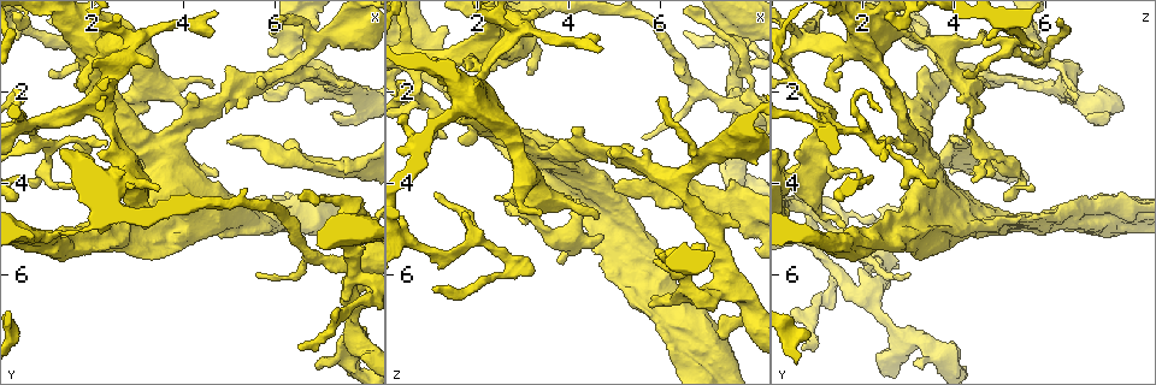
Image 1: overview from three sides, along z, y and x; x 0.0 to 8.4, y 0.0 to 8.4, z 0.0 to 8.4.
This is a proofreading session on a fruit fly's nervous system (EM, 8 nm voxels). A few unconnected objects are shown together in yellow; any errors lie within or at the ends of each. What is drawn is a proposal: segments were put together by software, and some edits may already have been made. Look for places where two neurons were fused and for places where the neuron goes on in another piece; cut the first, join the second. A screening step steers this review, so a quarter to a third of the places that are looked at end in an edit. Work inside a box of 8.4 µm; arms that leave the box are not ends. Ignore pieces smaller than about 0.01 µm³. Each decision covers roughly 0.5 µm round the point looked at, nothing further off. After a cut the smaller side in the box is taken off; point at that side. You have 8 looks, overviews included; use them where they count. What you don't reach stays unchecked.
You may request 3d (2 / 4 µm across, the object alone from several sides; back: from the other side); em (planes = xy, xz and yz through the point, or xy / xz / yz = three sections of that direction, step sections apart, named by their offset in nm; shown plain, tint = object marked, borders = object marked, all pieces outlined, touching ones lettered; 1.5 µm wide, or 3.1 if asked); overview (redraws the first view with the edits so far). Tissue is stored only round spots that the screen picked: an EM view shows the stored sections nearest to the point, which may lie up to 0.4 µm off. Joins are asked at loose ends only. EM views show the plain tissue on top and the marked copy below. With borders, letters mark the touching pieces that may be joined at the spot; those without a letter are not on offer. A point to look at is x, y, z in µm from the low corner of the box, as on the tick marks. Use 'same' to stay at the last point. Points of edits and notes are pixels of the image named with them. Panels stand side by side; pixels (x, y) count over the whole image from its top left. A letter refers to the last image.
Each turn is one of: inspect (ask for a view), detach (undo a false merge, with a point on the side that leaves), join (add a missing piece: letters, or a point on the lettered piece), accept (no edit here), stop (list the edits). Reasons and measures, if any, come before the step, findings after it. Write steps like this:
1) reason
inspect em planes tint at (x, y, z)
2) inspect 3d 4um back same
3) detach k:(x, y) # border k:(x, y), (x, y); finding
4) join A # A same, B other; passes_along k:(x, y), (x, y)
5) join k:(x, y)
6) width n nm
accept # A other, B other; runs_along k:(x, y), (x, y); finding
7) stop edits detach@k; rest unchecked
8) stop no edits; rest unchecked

an open end
inspect 3d 4um at (5.55, 6.00, 3.00)

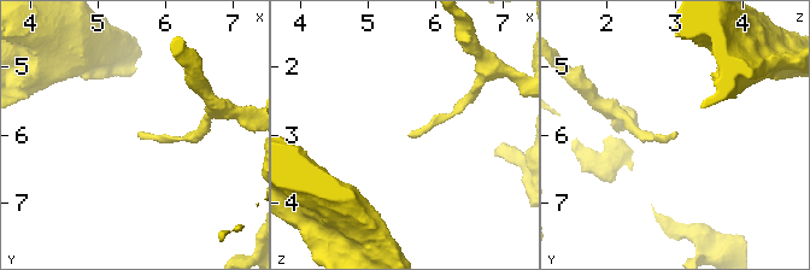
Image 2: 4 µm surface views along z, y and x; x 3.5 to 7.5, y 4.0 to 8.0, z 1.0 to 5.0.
shape alone is not enough
inspect em planes borders at (5.60, 6.00, 3.00)

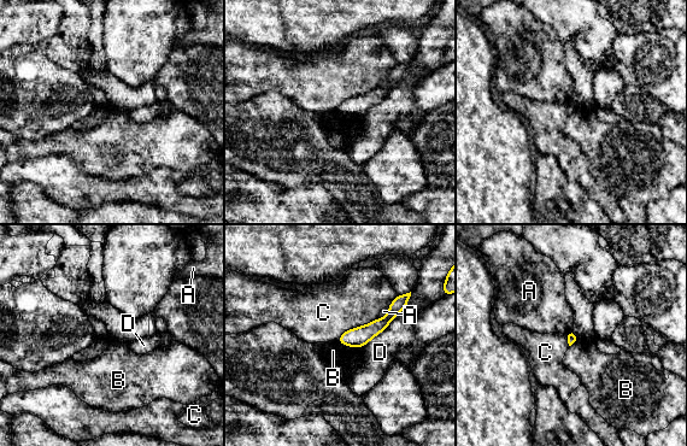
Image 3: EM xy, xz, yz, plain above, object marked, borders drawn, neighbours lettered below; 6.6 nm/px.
accept # A other, B other, C other, D other; no lettered piece goes on from it

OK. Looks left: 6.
inspect 3d 4um at (7.90, 6.10, 1.45)

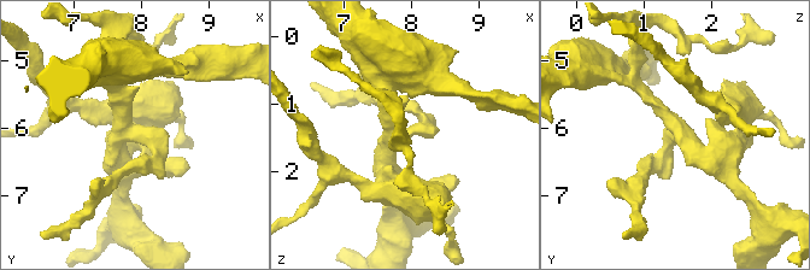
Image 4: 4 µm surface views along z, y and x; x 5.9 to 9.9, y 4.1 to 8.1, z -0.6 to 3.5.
arms 3; arm_widths 170, 220, 260 nm
inspect em planes borders at (7.95, 6.10, 1.40)

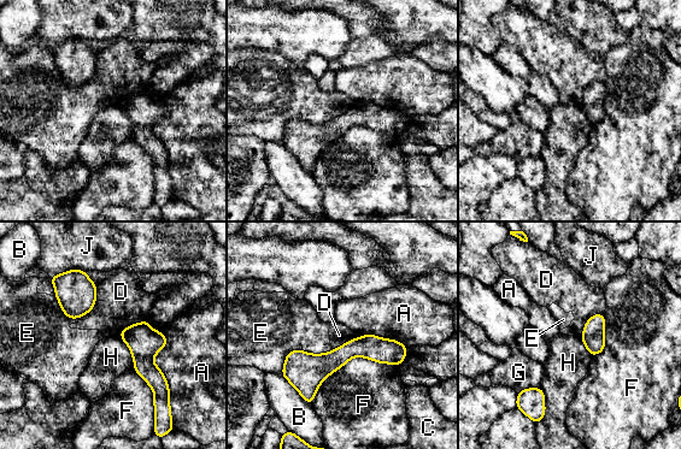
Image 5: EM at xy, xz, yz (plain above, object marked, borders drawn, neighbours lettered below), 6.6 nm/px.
longest_contact F 650 nm
accept # A other, B other, C other, D other, E other, F other, G other, H other, J other; border 5:(118, 335), (129, 349), (135, 370); one neuron here

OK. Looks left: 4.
thin end
inspect 3d 2um at (5.75, 2.10, 6.70)

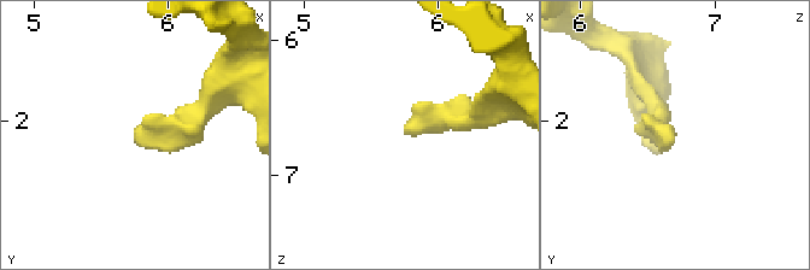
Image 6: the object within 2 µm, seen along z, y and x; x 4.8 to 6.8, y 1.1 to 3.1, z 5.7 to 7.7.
inspect em planes tint at (5.76, 2.10, 6.64)

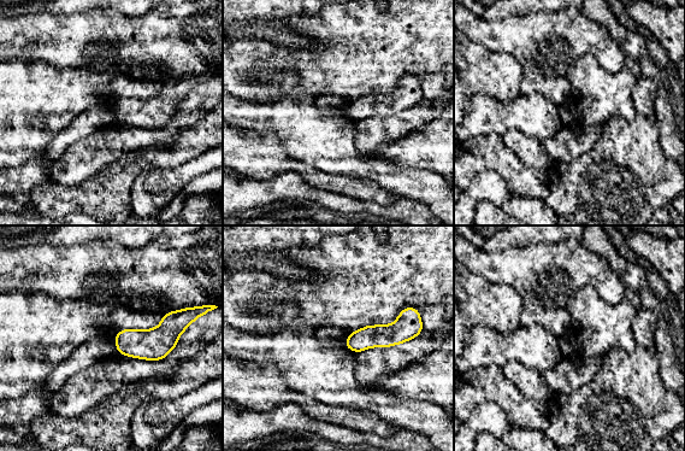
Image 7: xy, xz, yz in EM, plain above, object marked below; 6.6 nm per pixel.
inspect em planes borders same

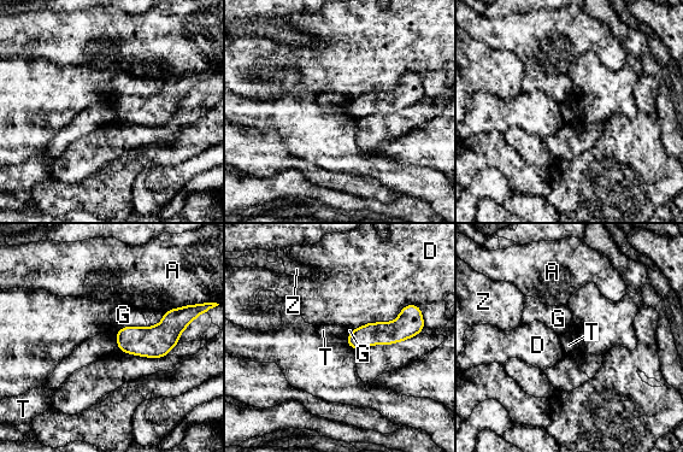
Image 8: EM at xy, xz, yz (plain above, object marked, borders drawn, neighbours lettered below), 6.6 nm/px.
accept # A other, D other, G other, T other, Z other; none of them fits

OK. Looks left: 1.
stop no edits; rest unchecked

